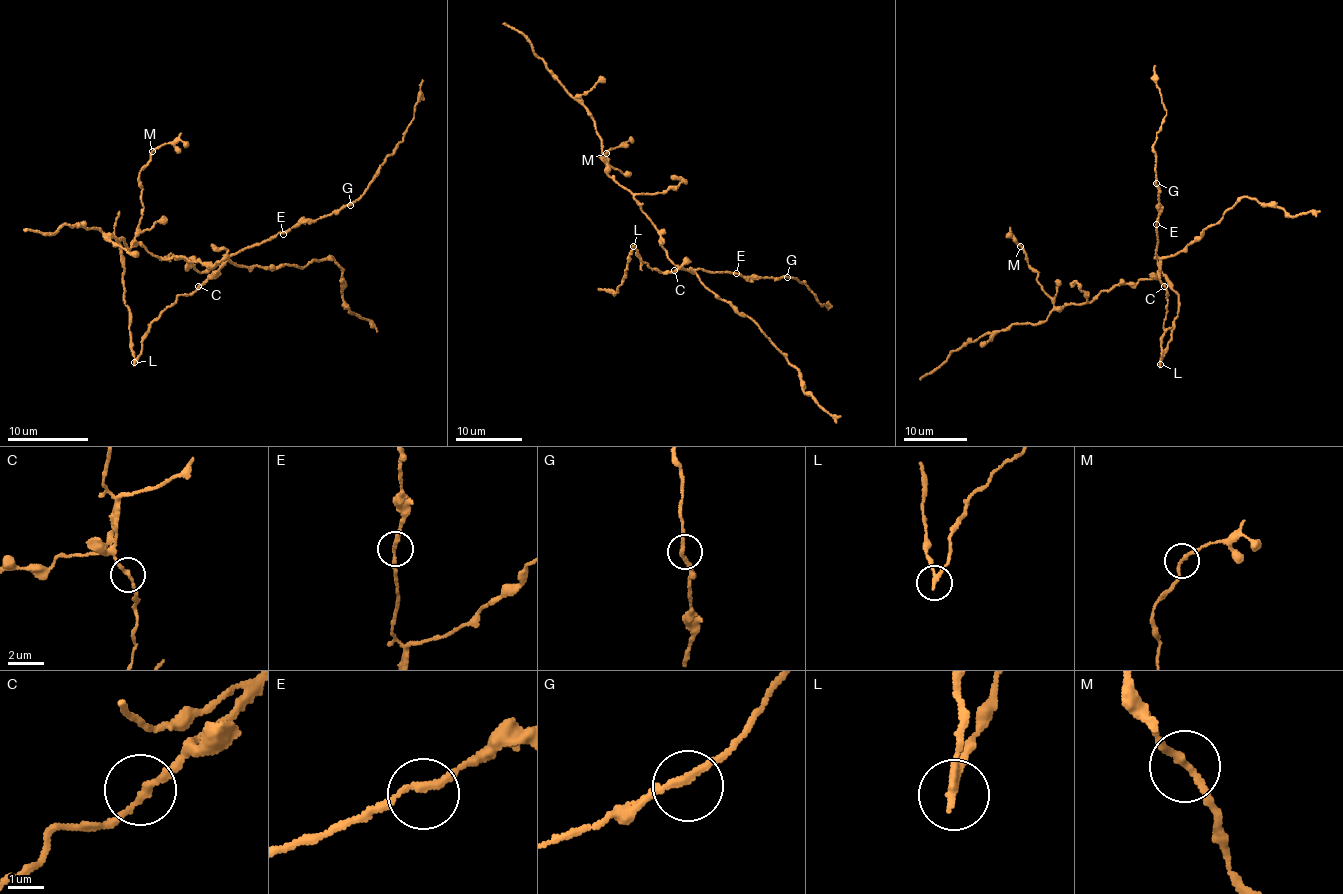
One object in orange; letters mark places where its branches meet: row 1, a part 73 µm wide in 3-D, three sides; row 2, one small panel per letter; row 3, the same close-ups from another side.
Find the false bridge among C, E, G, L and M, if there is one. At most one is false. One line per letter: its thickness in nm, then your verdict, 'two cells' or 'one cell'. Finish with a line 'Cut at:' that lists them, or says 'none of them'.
C: calibre 190 nm; one cell
E: calibre 190 nm; one cell
G: calibre 190 nm; one cell
L: calibre 190 nm; two cells
M: calibre 190 nm; one cell
Cut at: L

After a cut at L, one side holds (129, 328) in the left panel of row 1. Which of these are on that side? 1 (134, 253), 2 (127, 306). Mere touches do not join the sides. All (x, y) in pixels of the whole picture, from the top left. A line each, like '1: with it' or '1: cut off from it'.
1: cut off from it
2: with it

